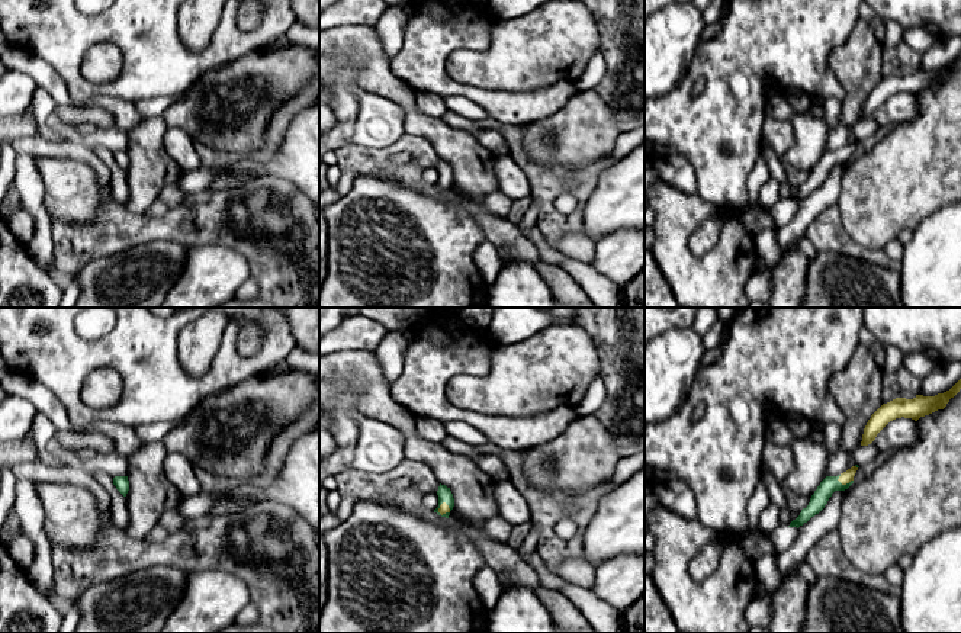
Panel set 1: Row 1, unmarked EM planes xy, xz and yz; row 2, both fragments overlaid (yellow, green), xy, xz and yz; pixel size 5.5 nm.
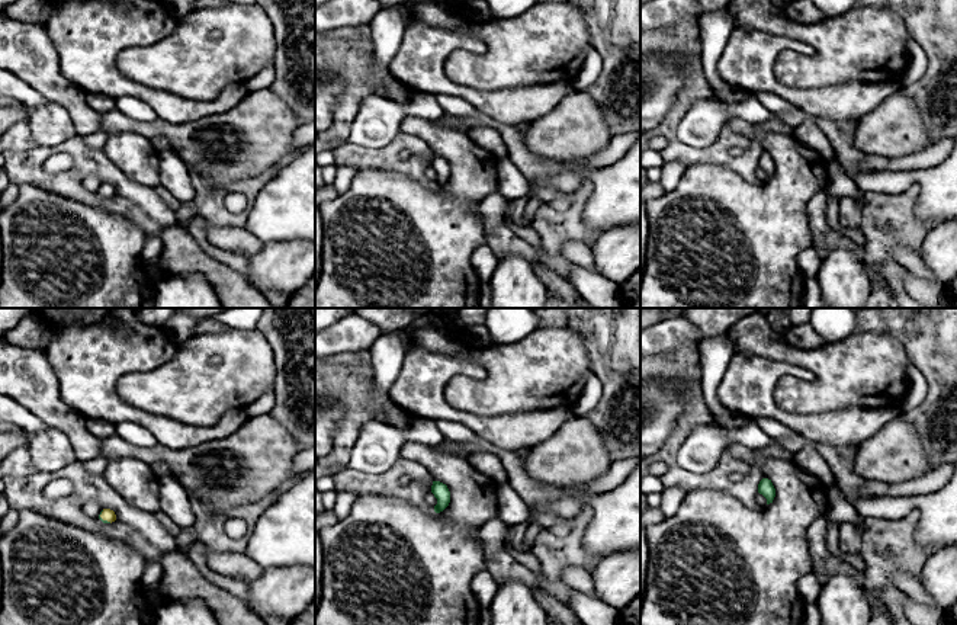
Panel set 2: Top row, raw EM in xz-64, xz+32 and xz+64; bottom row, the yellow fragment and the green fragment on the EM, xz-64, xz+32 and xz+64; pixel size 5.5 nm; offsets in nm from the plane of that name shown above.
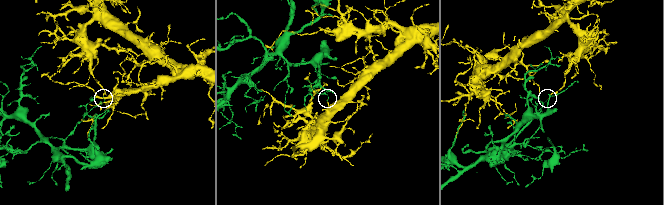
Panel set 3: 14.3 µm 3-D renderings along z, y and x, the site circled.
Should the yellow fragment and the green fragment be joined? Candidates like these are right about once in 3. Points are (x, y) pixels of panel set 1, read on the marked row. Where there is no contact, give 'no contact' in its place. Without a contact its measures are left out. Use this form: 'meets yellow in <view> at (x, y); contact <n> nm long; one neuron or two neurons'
meets yellow in yz at (845, 484); contact 100 nm long; two neurons

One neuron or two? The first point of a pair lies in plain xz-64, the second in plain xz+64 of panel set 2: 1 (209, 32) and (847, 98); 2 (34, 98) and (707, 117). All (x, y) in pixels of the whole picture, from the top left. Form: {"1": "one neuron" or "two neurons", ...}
{"1": "two neurons", "2": "one neuron"}

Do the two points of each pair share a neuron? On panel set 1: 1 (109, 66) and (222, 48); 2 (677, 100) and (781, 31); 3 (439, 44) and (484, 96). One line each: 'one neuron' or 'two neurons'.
1: two neurons
2: one neuron
3: one neuron

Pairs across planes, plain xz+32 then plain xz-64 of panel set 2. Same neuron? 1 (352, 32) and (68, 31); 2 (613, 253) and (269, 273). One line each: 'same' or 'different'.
1: different
2: same

